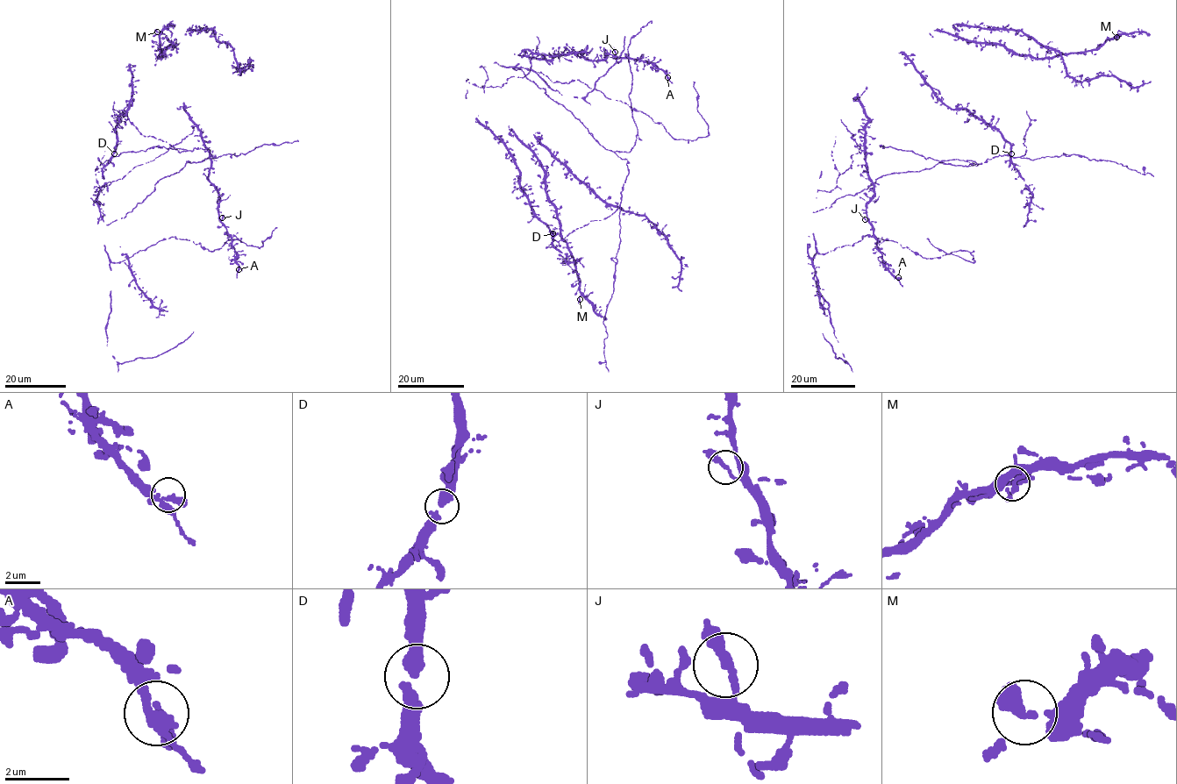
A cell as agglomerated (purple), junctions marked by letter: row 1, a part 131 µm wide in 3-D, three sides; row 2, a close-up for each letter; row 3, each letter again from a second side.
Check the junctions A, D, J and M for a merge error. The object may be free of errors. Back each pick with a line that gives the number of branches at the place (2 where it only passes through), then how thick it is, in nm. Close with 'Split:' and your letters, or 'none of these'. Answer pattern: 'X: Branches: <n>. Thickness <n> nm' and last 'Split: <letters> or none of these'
Split: none of these

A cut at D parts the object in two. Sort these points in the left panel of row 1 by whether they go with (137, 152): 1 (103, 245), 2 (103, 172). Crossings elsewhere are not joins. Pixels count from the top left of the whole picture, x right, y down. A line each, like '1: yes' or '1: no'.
1: yes
2: no

